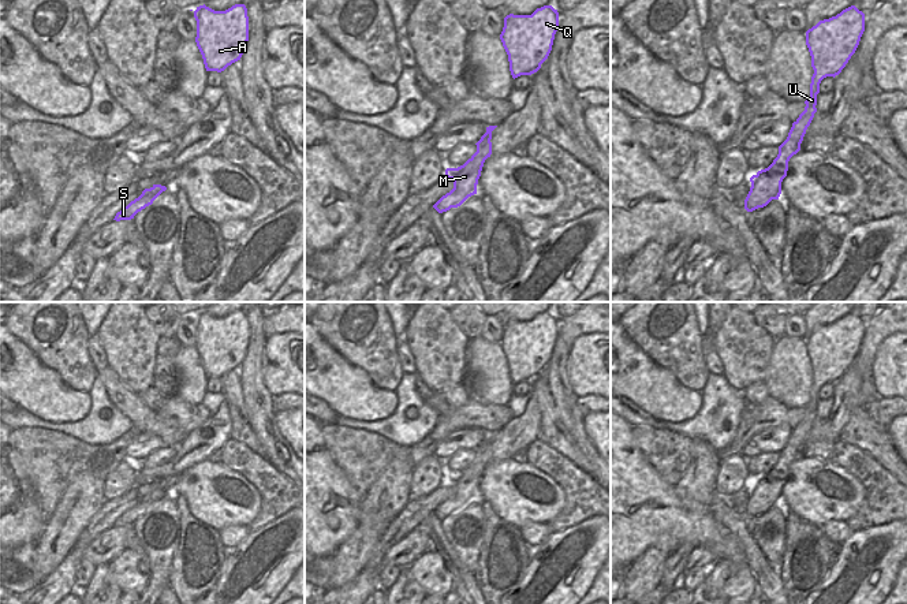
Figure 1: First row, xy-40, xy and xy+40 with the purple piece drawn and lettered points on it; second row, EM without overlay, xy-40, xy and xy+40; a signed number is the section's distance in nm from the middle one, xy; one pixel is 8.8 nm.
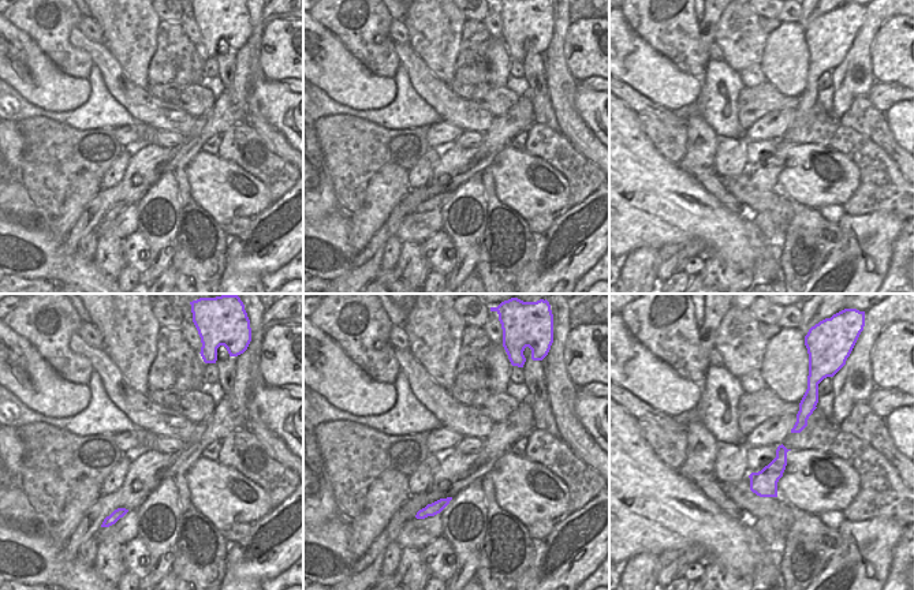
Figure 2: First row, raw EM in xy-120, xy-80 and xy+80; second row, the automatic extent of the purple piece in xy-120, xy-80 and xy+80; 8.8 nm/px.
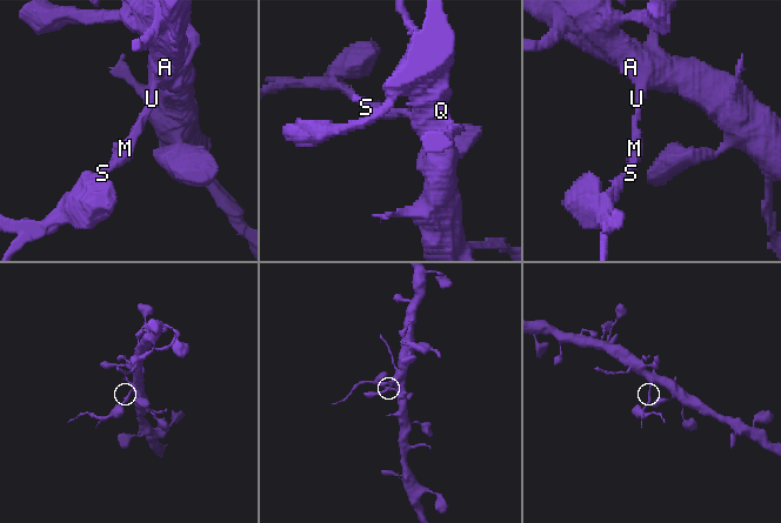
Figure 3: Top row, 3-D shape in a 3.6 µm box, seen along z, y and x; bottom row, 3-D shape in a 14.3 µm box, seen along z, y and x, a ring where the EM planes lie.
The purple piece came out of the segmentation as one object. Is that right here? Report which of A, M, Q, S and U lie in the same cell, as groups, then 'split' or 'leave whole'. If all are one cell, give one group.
A Q U / M S; split

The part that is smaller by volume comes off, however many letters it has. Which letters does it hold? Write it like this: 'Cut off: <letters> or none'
Cut off: M, S

